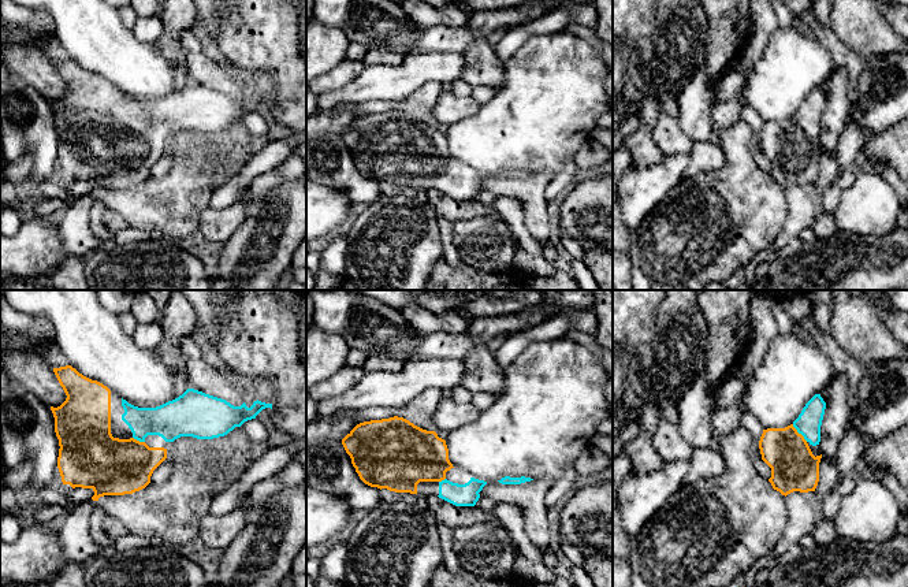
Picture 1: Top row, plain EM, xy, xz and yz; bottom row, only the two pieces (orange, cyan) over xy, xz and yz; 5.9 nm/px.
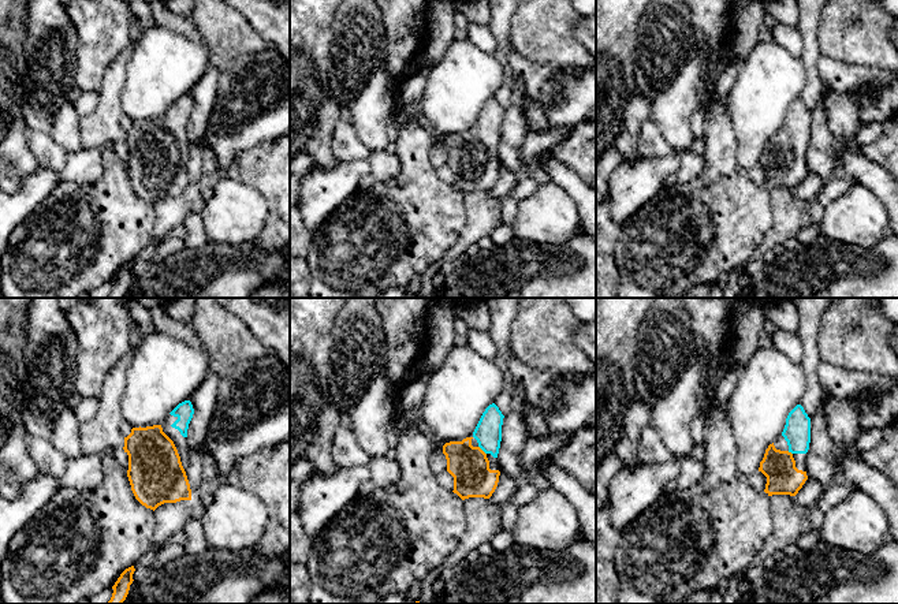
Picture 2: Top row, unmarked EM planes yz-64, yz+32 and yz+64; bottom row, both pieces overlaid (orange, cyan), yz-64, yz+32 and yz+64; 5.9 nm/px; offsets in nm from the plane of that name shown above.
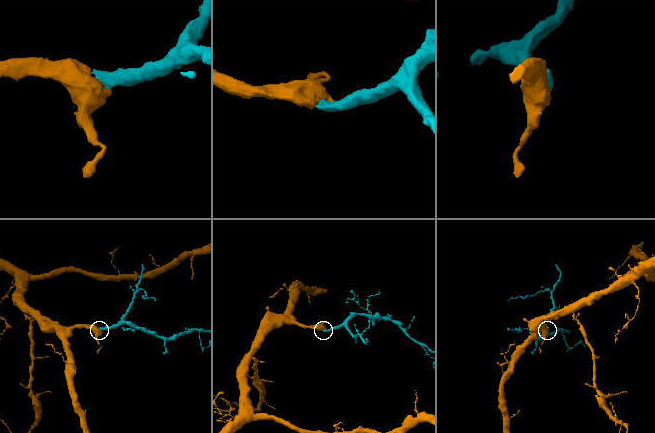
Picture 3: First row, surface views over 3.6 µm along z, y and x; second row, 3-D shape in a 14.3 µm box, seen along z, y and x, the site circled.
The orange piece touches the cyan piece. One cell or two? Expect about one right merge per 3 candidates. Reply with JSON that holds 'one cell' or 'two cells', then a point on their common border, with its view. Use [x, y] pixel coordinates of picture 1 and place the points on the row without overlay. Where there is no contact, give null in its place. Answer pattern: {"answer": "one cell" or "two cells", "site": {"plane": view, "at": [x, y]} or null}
{"answer": "one cell", "site": {"plane": "yz", "at": [797, 126]}}

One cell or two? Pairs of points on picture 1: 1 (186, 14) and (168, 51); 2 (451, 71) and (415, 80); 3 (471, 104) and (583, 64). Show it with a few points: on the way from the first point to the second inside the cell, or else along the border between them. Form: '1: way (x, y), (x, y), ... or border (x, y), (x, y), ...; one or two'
1: way (177, 23), (171, 29), (170, 41); one
2: way (442, 71), (424, 71); one
3: border (482, 104), (473, 114), (453, 122); two

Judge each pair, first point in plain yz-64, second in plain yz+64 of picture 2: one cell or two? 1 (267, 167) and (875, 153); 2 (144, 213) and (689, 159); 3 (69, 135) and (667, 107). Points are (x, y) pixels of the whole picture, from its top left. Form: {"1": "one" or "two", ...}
{"1": "one", "2": "two", "3": "one"}

